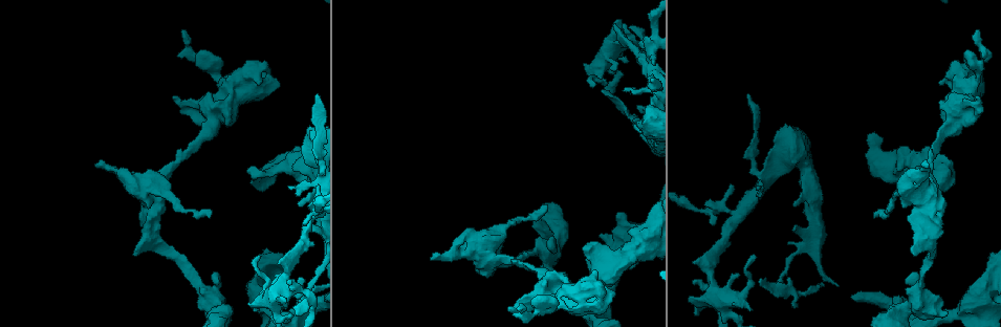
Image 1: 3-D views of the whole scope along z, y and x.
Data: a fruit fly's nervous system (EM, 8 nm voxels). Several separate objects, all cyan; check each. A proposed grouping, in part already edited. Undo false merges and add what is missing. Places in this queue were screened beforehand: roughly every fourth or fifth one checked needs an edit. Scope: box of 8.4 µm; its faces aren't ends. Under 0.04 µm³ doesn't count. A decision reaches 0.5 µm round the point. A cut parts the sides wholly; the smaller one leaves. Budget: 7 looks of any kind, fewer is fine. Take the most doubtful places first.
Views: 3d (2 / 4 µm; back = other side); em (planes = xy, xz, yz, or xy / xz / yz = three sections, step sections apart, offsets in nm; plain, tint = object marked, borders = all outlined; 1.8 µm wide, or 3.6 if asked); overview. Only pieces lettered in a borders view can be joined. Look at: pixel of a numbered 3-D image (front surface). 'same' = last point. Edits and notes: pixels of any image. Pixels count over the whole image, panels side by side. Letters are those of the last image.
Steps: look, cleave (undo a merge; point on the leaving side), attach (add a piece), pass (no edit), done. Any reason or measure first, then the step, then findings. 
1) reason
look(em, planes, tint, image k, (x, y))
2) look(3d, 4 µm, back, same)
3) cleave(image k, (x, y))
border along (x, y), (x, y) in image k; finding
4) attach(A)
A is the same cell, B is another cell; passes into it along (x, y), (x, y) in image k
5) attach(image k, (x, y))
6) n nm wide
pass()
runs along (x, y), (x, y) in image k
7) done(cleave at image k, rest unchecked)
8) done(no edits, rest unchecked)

narrows sharply
look(em, 3.6 µm, planes, borders, image 1, (934, 149))

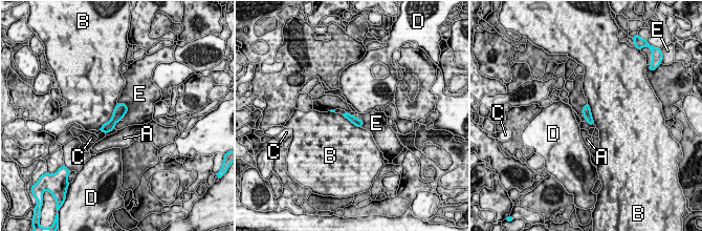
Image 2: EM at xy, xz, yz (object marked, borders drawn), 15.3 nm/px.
pass()
A, B, C, D and E are other cells; border along (117, 103), (126, 105), (123, 117) in image 2; all the same neuron

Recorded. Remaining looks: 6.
branch stops here
look(3d, 4 µm, image 1, (688, 299))

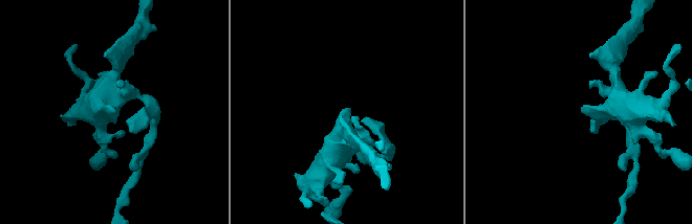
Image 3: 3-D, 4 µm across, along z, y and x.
look(em, xz, step 8, tint, image 3, (583, 110))

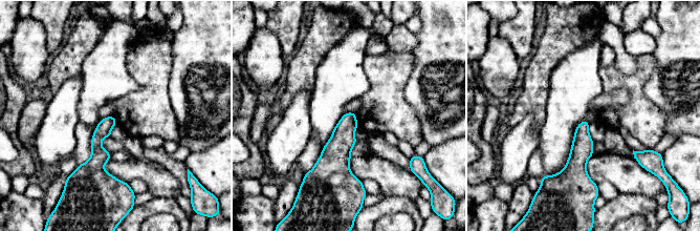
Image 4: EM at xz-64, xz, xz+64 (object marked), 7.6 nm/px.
another direction
look(em, xy, step 8, borders, same)

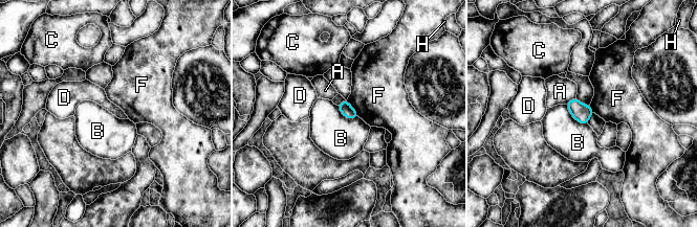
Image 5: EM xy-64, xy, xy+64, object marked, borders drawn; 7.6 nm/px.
pass()
A, B, C, D, F and H are other cells; border along (565, 105), (576, 120), (587, 123) in image 5; no lettered piece goes on from it

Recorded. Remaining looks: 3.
sharp bend
look(3d, 2 µm, back, image 1, (601, 292))

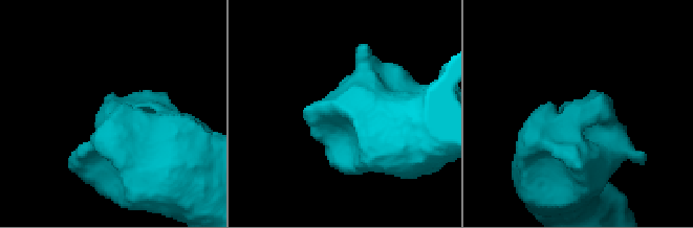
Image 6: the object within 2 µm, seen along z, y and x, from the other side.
shape alone is not enough
look(em, xy, step 16, tint, image 6, (104, 111))

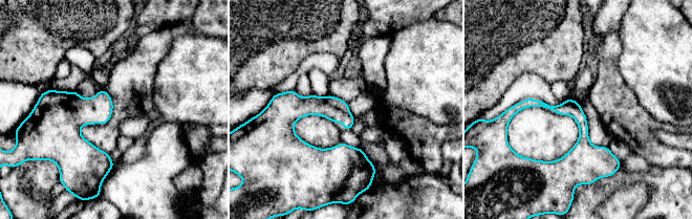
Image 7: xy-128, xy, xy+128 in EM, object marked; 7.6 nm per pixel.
look(em, planes, borders, same)

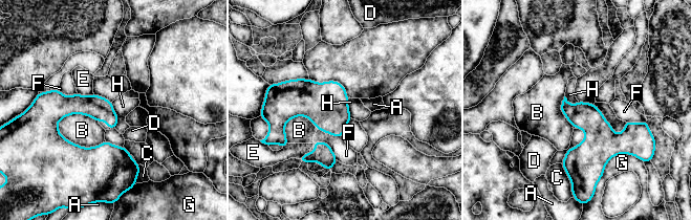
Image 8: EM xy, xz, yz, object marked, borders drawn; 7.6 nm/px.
pass()
A, B, C, D, E, F, G and H are other cells; runs along (47, 104), (70, 151), (135, 166) in image 8; all the same neuron

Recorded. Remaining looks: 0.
done(no edits, rest unchecked)

